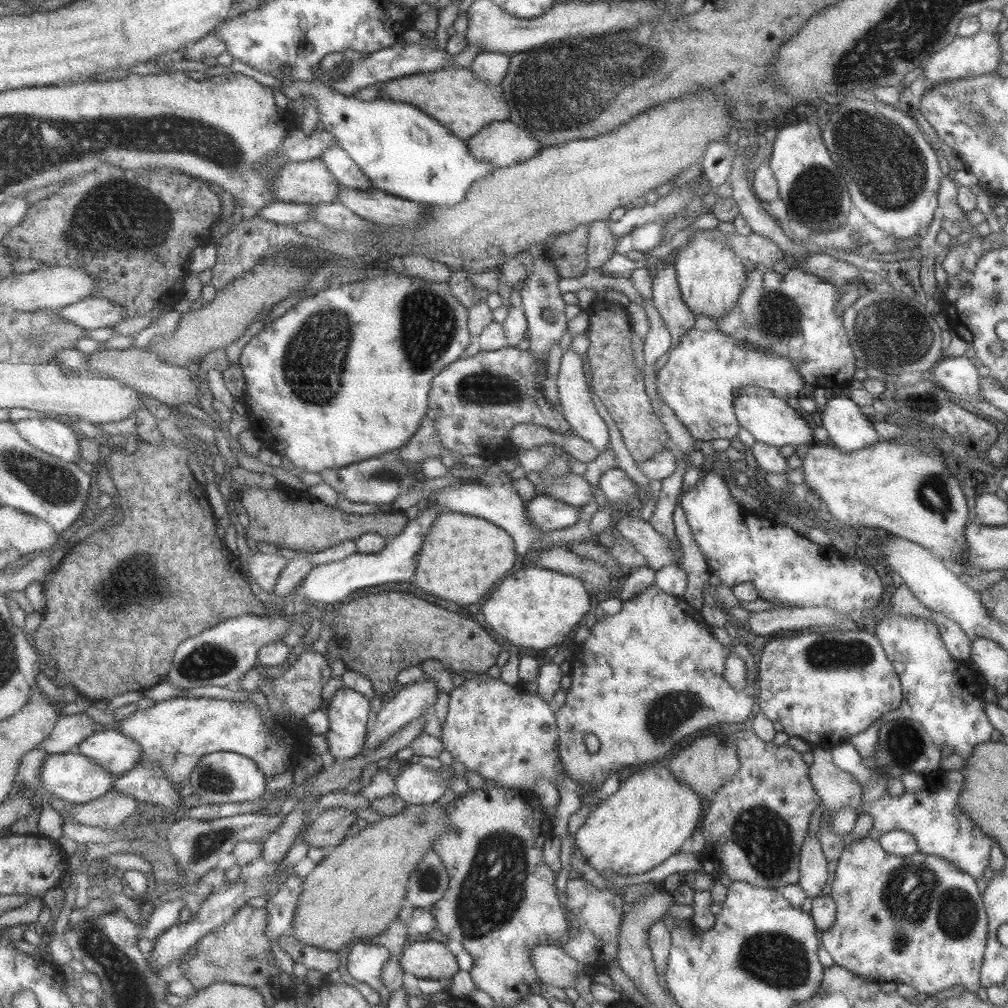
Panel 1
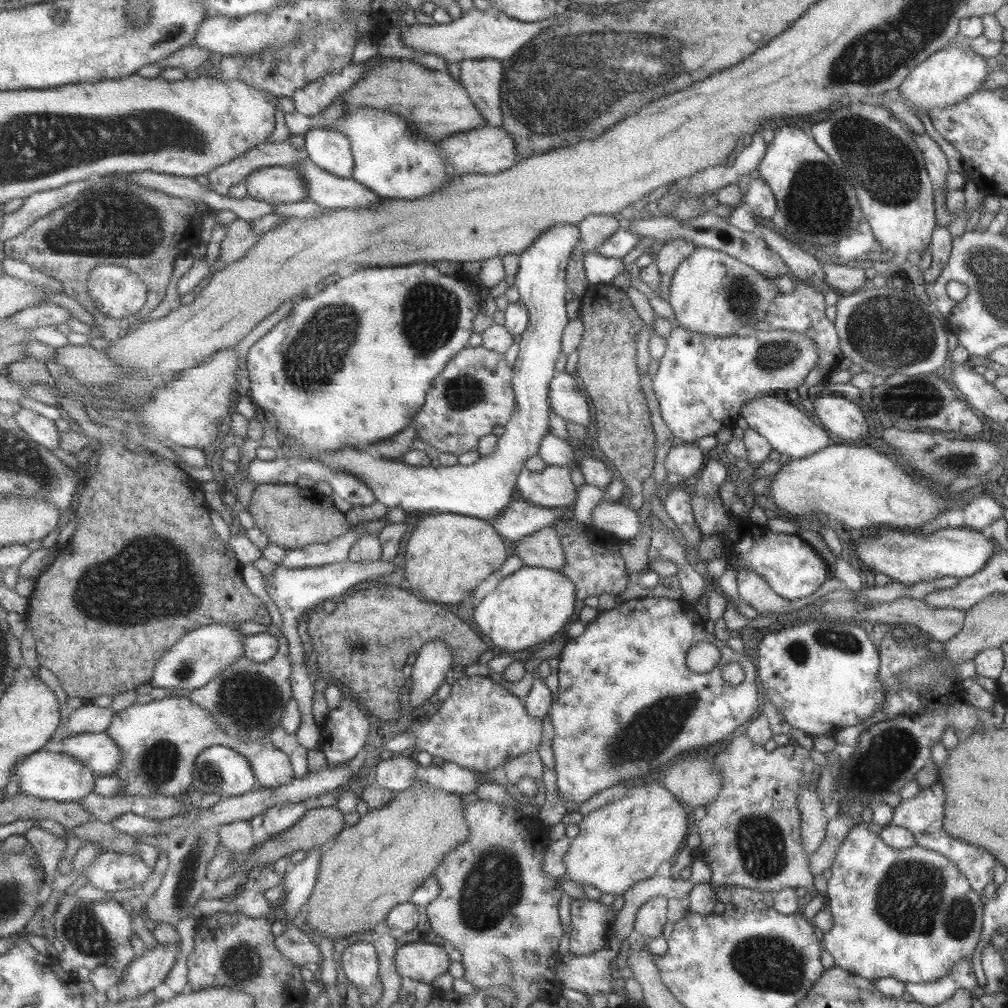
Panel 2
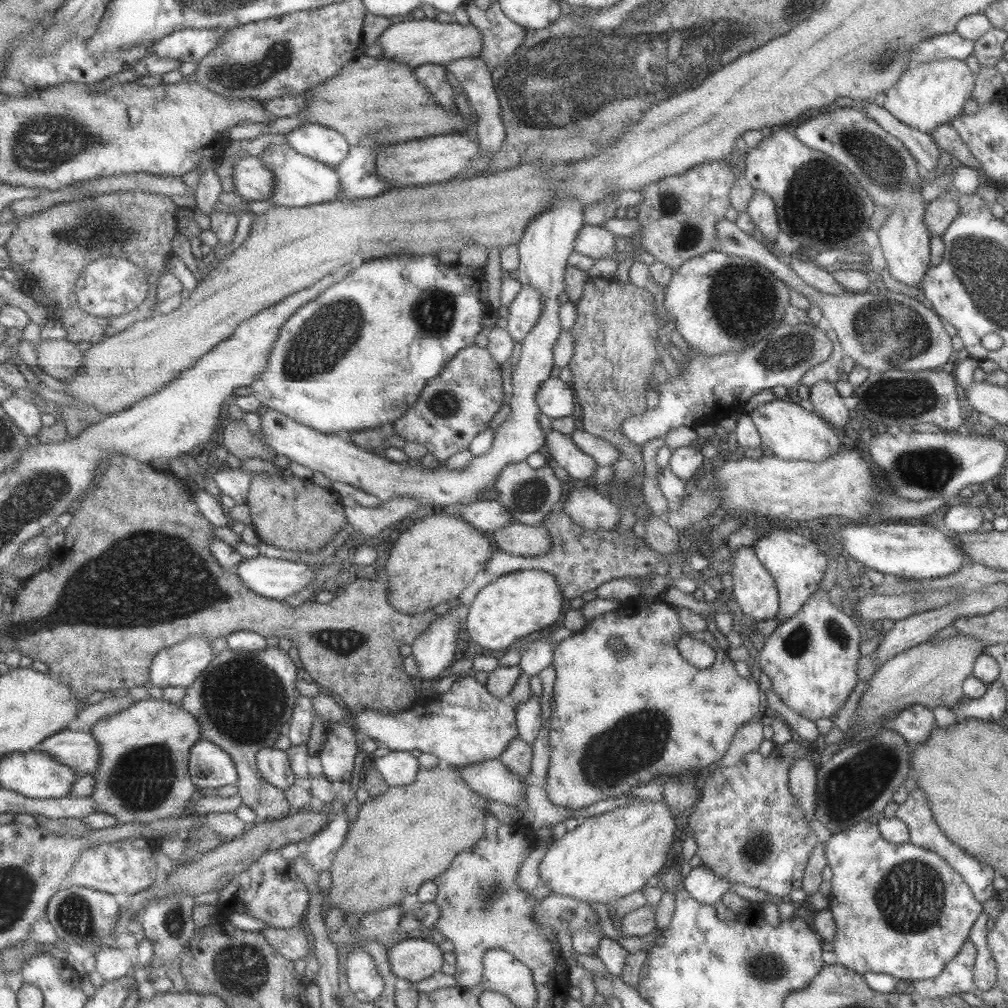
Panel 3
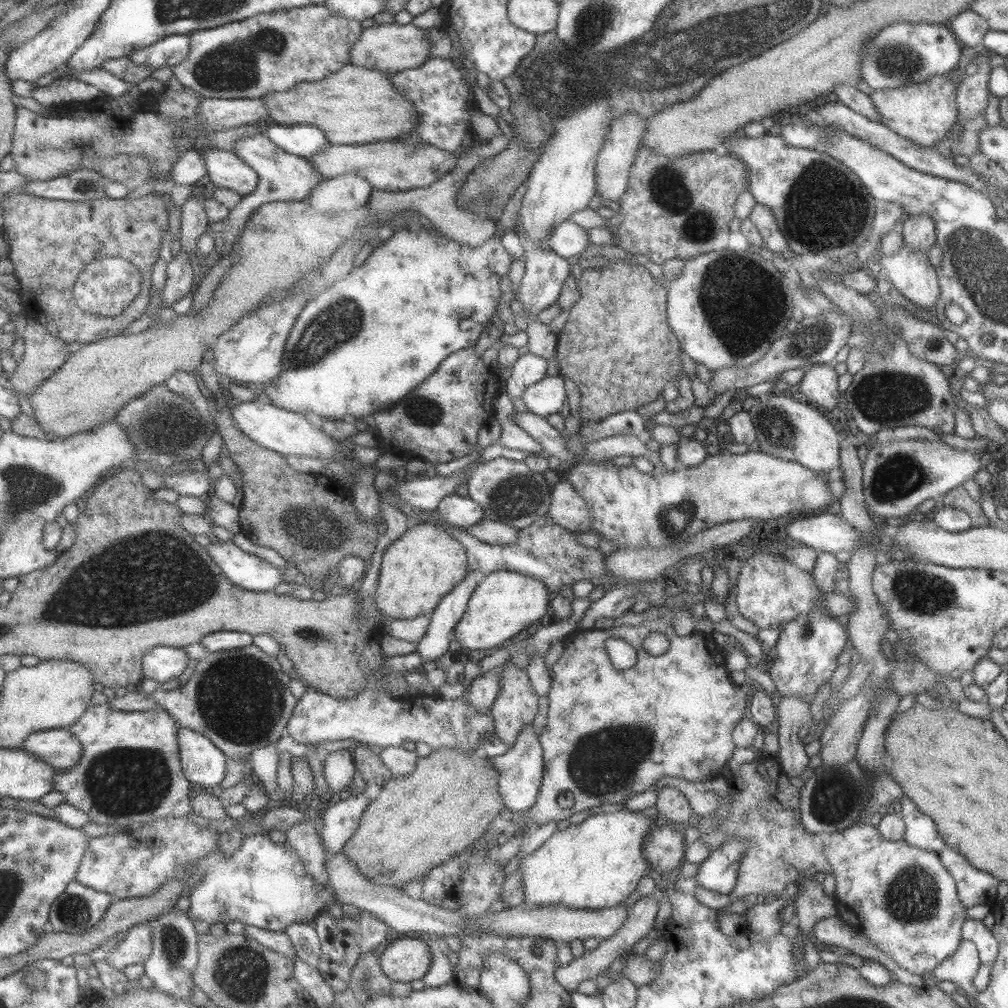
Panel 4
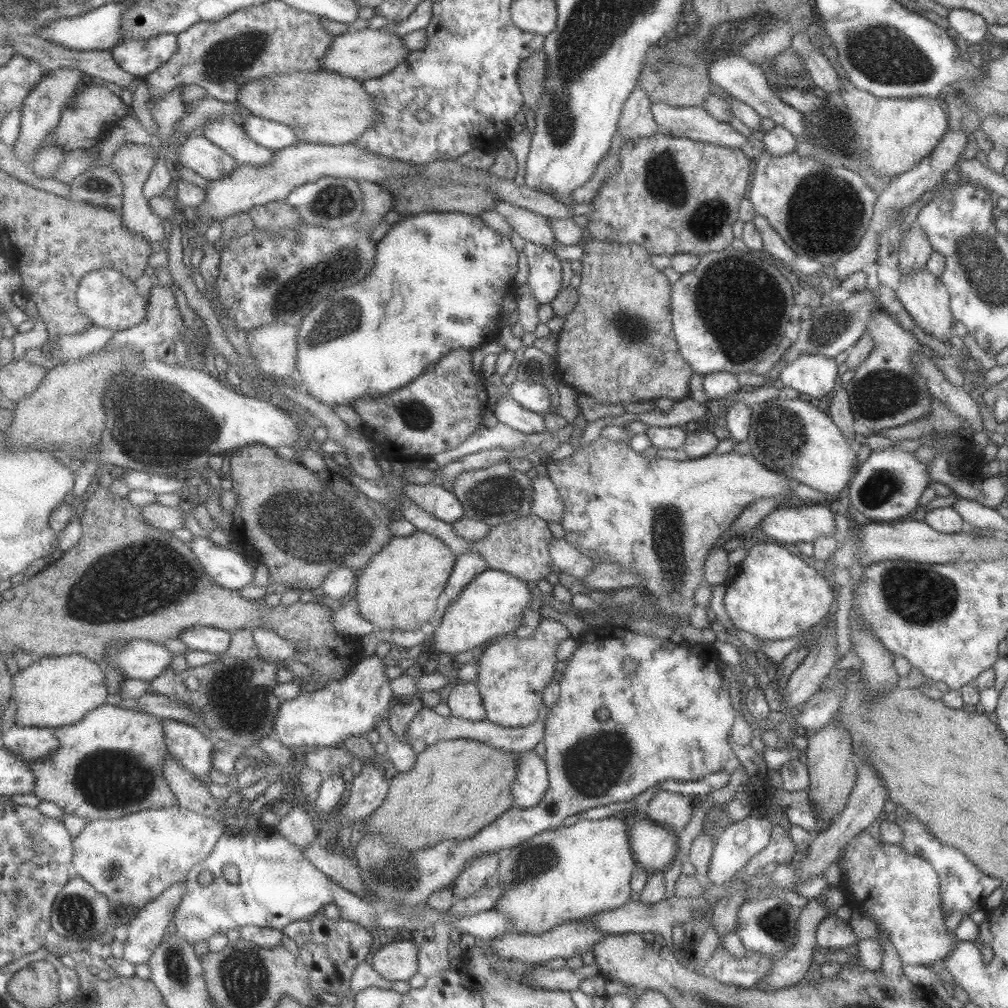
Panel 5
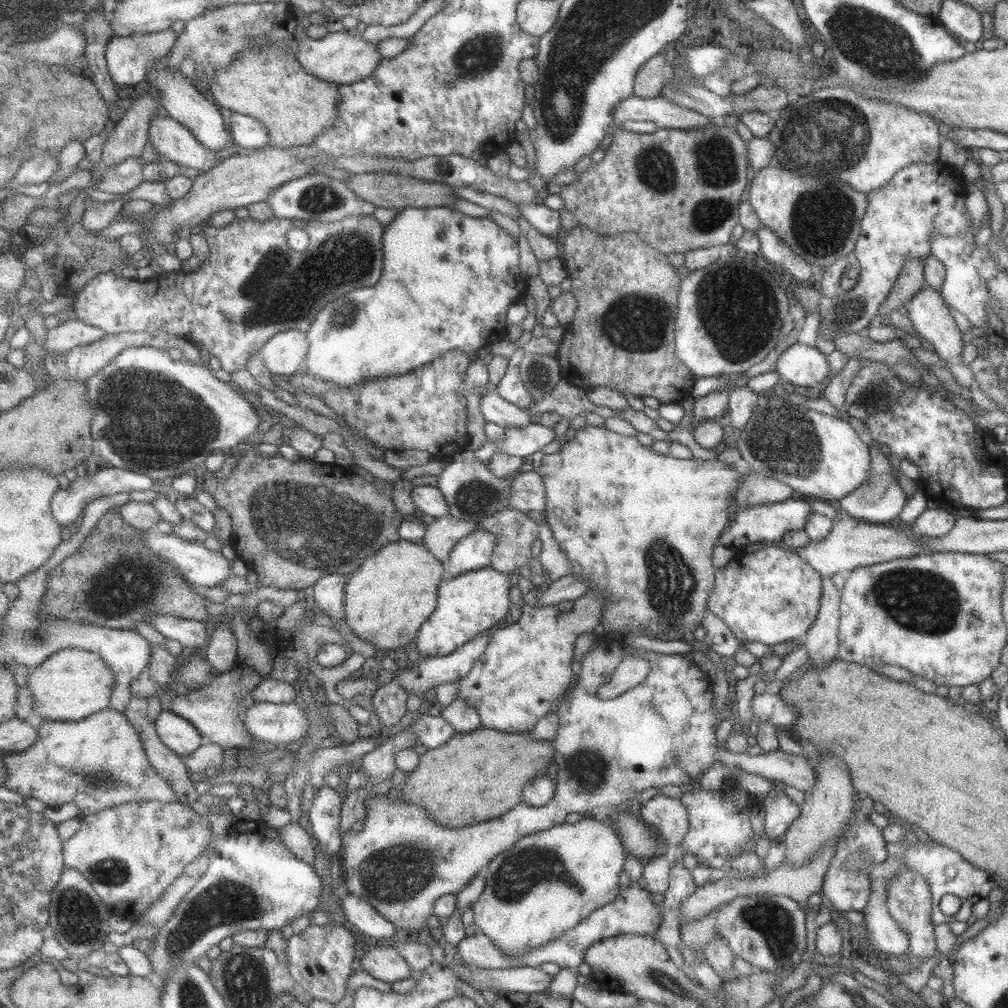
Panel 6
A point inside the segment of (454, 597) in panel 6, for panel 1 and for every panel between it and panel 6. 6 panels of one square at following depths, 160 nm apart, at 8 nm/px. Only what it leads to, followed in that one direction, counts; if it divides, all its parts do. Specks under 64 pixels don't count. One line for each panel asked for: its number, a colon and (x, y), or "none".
1: (534, 607)
2: (531, 604)
3: (524, 601)
4: (504, 602)
5: (491, 604)

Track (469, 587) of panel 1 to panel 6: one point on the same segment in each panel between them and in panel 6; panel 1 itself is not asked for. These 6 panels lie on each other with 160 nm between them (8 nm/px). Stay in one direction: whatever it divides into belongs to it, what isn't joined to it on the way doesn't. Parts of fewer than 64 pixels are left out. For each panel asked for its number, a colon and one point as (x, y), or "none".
2: (448, 555)
3: (432, 562)
4: (424, 565)
5: (400, 589)
6: (393, 593)

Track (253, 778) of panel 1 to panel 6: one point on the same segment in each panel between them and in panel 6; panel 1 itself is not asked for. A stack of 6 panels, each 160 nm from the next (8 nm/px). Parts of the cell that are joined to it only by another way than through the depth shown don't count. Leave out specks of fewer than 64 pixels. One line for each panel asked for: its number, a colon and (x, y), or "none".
2: (219, 769)
3: (211, 766)
4: (203, 762)
5: (192, 748)
6: (183, 737)

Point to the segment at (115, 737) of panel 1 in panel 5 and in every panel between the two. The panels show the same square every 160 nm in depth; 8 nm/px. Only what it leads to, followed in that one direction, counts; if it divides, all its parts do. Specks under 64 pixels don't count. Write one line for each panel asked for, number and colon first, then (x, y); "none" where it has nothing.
2: (99, 752)
3: (81, 751)
4: (58, 747)
5: (30, 743)

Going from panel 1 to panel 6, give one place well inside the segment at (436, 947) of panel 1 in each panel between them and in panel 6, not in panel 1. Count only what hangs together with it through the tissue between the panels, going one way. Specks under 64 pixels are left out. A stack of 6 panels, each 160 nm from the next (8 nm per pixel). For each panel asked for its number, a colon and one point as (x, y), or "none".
2: (423, 961)
3: (414, 959)
4: (405, 960)
5: (399, 960)
6: (384, 962)

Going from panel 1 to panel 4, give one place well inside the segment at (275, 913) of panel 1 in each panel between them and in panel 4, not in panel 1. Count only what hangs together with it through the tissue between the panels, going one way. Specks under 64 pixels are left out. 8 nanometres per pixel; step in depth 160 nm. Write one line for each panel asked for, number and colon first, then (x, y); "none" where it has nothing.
2: (300, 881)
3: (323, 847)
4: (340, 822)

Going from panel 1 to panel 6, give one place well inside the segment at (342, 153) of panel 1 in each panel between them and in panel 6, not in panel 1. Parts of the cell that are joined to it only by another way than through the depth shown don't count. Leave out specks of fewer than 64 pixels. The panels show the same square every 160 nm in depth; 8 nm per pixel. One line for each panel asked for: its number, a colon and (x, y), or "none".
2: (331, 149)
3: (320, 142)
4: (304, 140)
5: (273, 135)
6: (248, 132)

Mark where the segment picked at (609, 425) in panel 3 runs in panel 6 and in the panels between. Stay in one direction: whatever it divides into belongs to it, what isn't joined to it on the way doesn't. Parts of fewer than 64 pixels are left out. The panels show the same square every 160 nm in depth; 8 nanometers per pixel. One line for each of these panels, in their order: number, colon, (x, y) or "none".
4: (616, 346)
5: (616, 346)
6: (621, 337)

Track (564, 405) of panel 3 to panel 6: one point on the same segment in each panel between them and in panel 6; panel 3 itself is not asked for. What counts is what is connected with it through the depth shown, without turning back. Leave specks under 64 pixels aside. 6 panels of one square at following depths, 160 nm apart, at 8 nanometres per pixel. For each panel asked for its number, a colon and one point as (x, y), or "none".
4: (546, 396)
5: (534, 397)
6: (511, 388)

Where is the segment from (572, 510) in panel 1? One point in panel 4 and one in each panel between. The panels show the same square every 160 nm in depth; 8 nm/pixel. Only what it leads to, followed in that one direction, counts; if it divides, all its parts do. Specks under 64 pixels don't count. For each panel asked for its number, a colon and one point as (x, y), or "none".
2: (520, 518)
3: (490, 516)
4: (457, 510)

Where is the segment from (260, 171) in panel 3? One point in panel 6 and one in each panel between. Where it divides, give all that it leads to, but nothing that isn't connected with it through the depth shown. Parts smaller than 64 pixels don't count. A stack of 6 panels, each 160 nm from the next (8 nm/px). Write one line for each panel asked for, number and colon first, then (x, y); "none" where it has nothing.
4: (226, 168)
5: (202, 156)
6: (172, 139)

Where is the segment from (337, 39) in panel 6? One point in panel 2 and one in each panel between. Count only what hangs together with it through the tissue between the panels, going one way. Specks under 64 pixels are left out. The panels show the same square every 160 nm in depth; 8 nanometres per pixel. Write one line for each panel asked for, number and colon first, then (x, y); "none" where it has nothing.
2: (479, 34)
3: (419, 42)
4: (390, 47)
5: (369, 53)

